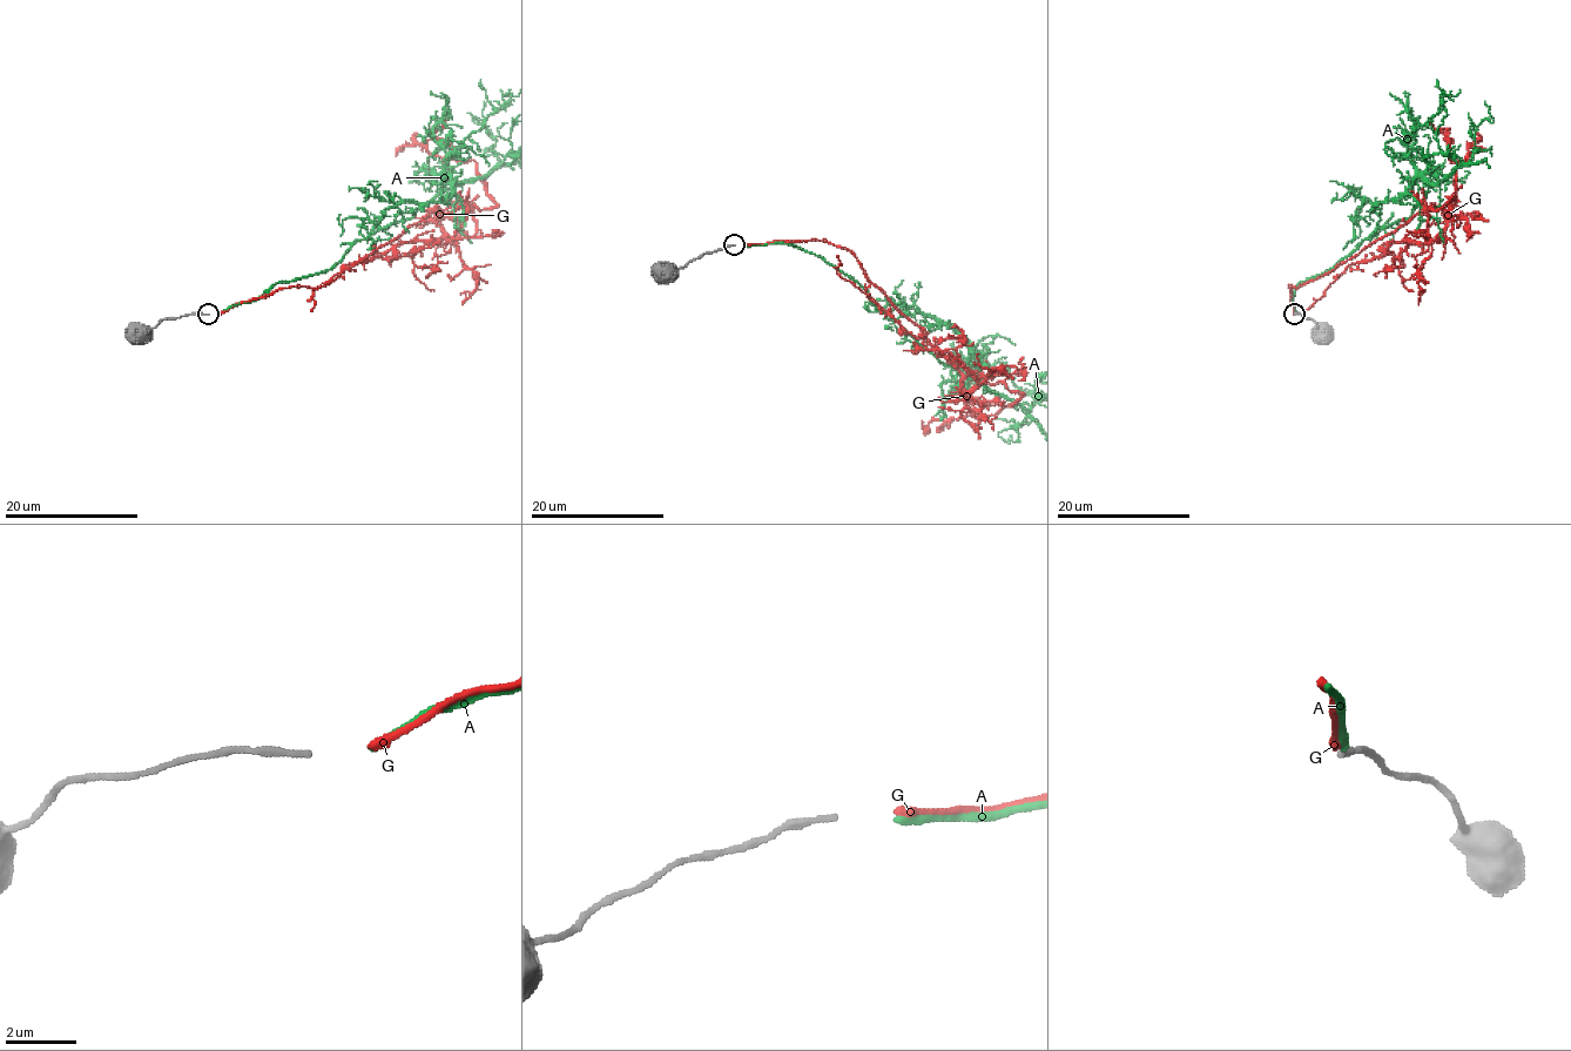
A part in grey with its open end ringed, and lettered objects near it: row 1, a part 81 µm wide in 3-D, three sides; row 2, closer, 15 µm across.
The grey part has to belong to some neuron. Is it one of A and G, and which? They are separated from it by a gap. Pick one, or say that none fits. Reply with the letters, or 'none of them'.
G

